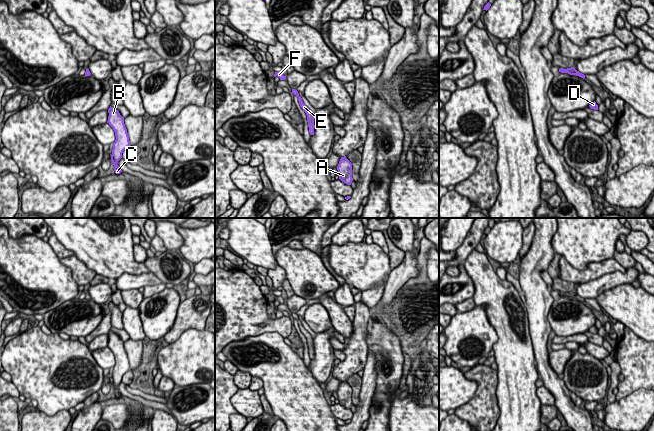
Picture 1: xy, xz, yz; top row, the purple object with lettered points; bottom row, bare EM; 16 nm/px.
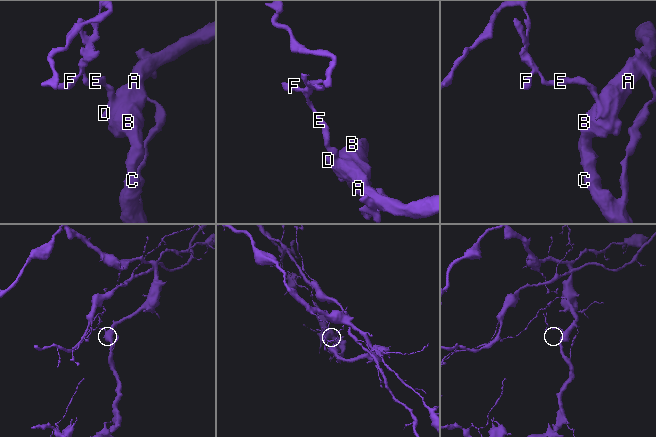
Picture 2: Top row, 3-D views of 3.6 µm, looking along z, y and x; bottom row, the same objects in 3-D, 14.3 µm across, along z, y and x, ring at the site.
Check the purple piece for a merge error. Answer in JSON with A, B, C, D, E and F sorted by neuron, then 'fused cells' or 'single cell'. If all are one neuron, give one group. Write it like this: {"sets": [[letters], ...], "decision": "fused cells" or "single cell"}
{"sets": [["A", "B", "C", "D"], ["E", "F"]], "decision": "fused cells"}

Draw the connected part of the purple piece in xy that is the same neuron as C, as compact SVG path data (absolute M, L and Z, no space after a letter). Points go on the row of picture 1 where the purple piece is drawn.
M110 106L108 109L107 123L113 128L116 140L113 143L111 161L114 165L116 174L120 174L122 170L117 165L118 161L122 158L123 151L130 146L129 136L124 124L124 117L122 117L118 110Z

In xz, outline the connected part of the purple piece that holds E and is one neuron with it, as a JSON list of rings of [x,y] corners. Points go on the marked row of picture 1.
[[[292,89],[292,93],[298,97],[298,101],[300,104],[300,107],[303,109],[303,111],[307,115],[307,122],[308,122],[308,127],[309,127],[309,133],[312,131],[312,135],[314,135],[314,116],[311,112],[311,110],[303,103],[302,98],[299,96],[299,93],[296,89]]]

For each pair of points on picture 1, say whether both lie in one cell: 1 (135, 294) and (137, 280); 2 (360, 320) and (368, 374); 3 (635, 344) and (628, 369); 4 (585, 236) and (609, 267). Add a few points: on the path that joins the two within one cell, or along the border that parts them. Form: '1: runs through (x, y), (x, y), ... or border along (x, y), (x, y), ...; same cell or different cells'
1: border along (137, 288), (121, 291); different cells
2: border along (368, 353), (363, 369); different cells
3: runs through (635, 350), (635, 361), (633, 363); same cell
4: border along (612, 257), (597, 262), (590, 262), (581, 269); different cells

